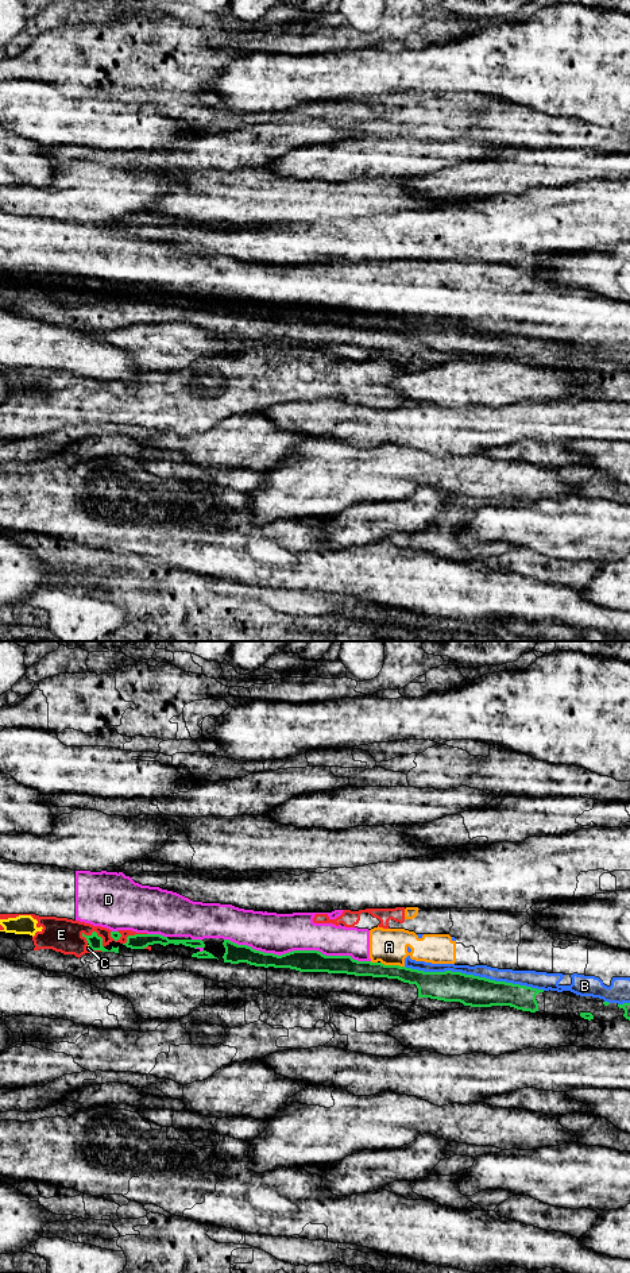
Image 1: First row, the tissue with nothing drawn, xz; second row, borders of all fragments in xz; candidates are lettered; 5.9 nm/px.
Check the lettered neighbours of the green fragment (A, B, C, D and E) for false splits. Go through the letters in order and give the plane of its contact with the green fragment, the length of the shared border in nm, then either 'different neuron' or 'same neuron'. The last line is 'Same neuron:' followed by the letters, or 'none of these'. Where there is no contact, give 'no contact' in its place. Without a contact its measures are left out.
A: xz | 150 nm | different neuron
B: xz | 850 nm | different neuron
C: xz | 40 nm | same neuron
D: xz | 900 nm | different neuron
E: xz | 160 nm | same neuron
Same neuron: C, E

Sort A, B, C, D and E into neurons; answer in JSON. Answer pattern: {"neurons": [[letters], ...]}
{"neurons": [["A", "B", "D"], ["C", "E"]]}

